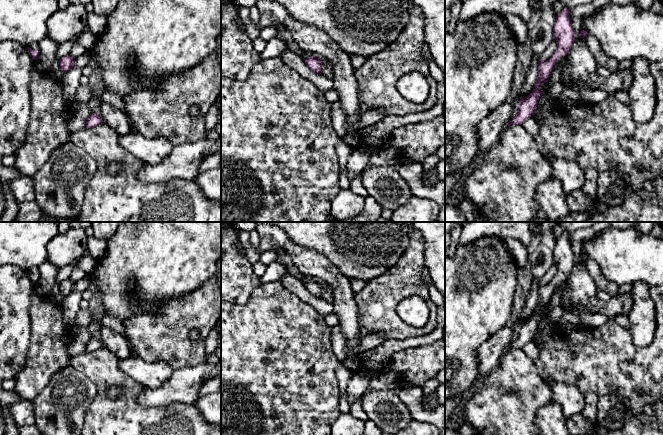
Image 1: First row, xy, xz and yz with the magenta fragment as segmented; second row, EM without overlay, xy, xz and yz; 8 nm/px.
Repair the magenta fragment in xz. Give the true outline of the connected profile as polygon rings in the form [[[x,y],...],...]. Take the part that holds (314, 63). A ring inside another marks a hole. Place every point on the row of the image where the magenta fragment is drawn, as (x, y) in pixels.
[[[312,56],[304,59],[307,66],[315,73],[321,74],[322,59],[318,56]]]

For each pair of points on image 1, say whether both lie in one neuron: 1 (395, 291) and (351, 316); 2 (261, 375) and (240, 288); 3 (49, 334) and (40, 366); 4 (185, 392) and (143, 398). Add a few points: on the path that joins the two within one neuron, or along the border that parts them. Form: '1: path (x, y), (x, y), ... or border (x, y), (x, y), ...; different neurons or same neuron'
1: border (354, 293), (357, 305), (357, 323), (360, 331); different neurons
2: border (258, 284), (245, 303), (231, 303); different neurons
3: path (48, 342), (48, 351), (44, 358); same neuron
4: path (175, 392), (170, 392), (160, 397), (153, 397); same neuron

